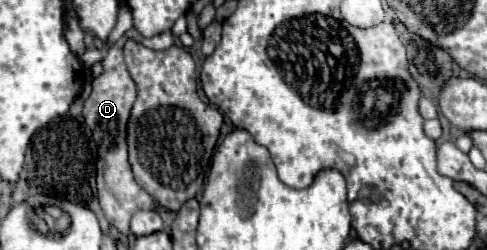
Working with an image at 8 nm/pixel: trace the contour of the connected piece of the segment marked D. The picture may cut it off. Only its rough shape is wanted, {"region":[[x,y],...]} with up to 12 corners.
{"region":[[123,46],[101,62],[83,116],[99,146],[97,194],[107,222],[129,234],[131,216],[155,210],[133,180],[125,130],[135,102]]}

